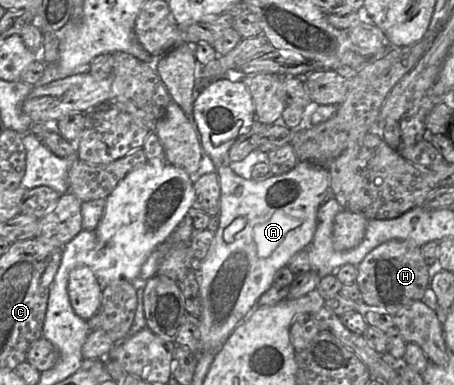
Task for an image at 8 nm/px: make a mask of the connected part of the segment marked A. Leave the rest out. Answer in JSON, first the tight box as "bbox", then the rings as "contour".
{"bbox":[198,160,331,352],"contour":[[[299,160],[289,172],[263,181],[245,179],[226,165],[219,166],[217,174],[221,189],[219,226],[198,275],[202,304],[199,317],[201,351],[208,352],[217,352],[237,325],[248,317],[260,296],[273,285],[276,271],[287,266],[298,251],[309,247],[316,228],[317,211],[322,202],[331,197],[328,192],[330,174],[325,166],[316,162]]]}

